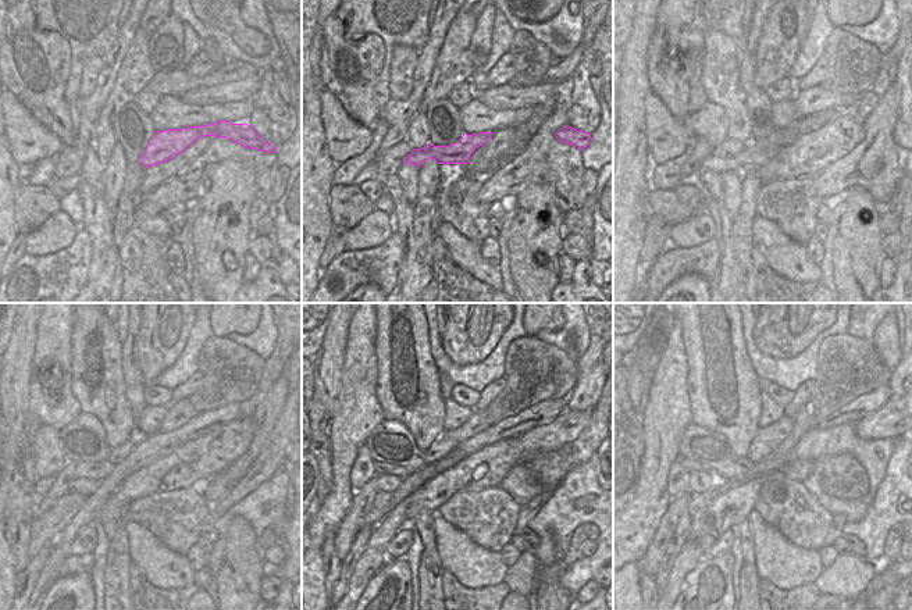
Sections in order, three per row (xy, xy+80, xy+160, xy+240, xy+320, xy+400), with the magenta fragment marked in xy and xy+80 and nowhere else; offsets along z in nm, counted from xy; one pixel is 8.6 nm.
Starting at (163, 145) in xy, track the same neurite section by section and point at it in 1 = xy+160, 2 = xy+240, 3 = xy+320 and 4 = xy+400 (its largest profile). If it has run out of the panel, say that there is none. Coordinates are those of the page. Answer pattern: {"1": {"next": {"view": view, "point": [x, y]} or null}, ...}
{"1": {"next": {"view": "xy+160", "point": [755, 154]}}, "2": {"next": {"view": "xy+240", "point": [98, 471]}}, "3": {"next": {"view": "xy+320", "point": [381, 468]}}, "4": {"next": {"view": "xy+400", "point": [691, 466]}}}

